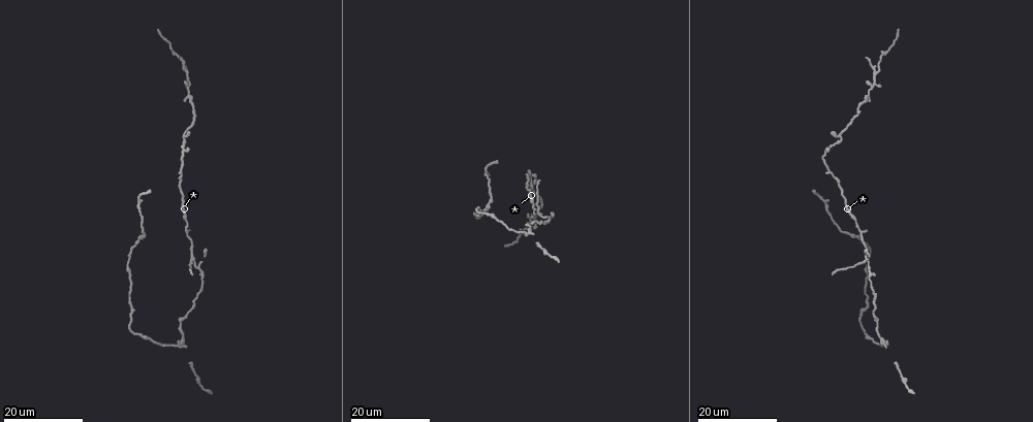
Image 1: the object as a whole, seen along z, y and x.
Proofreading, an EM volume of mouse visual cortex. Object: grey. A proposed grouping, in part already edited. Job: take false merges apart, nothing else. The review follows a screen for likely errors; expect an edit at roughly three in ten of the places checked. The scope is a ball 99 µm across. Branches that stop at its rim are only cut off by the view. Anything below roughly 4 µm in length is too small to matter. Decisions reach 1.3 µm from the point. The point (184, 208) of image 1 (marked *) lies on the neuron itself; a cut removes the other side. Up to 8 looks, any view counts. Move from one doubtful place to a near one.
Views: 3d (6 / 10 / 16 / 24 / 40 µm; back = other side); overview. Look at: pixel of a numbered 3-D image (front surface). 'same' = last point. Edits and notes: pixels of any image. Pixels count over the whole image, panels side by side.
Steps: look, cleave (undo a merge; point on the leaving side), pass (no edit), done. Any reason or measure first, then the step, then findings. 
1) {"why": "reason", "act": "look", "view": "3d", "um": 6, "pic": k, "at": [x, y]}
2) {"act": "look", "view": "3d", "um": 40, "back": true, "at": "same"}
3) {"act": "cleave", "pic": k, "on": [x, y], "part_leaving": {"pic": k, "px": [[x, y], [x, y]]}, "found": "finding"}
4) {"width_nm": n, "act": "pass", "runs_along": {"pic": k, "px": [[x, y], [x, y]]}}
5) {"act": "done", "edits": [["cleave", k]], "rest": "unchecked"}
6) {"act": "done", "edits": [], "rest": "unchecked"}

{"why": "arms part here", "act": "look", "view": "3d", "um": 24, "pic": 1, "at": [186, 74]}

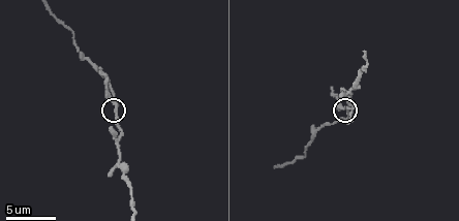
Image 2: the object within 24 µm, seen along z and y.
{"act": "look", "view": "3d", "um": 10, "pic": 2, "at": [115, 109]}

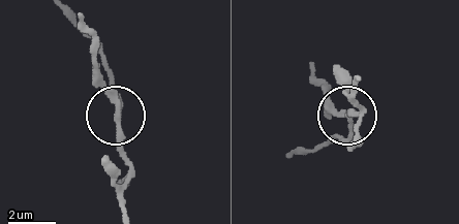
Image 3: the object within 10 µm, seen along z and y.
{"side_arm_um": 6, "act": "cleave", "pic": 3, "on": [111, 93], "part_leaving": {"pic": 3, "px": [[115, 123], [115, 101], [101, 77], [95, 41], [80, 18]]}, "found": "a second neuron is stuck on"}

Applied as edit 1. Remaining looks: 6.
{"why": "three arms meet", "act": "look", "view": "3d", "um": 10, "pic": 2, "at": [349, 93]}

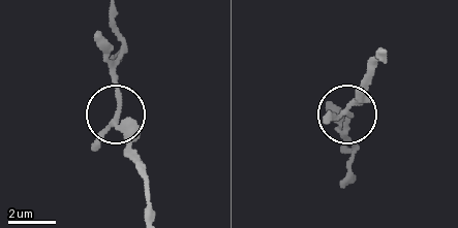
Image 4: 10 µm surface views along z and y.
{"act": "look", "view": "3d", "um": 10, "back": true, "pic": 4, "at": [349, 112]}

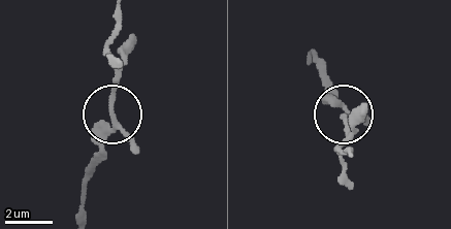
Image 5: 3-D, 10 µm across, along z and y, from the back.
{"arms": 3, "act": "pass", "found": "continuous, no second neuron"}

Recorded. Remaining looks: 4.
{"why": "sudden change in width", "act": "look", "view": "3d", "um": 24, "pic": 1, "at": [183, 151]}

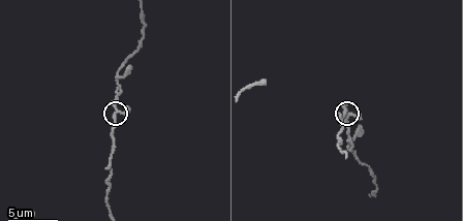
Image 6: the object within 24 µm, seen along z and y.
{"act": "look", "view": "3d", "um": 6, "pic": 6, "at": [115, 113]}

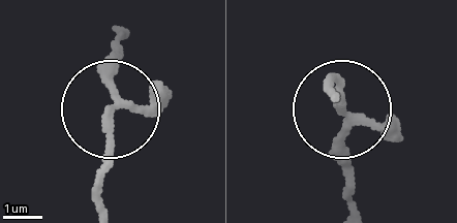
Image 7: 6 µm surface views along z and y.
{"act": "look", "view": "3d", "um": 6, "back": true, "pic": 7, "at": [113, 107]}

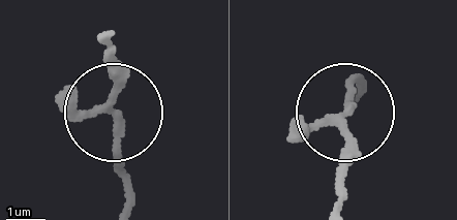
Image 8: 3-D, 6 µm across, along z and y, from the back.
{"width_nm": 170, "act": "pass", "found": "one neuron here"}

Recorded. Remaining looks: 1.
{"act": "done", "edits": [["cleave", 3]], "rest": "unchecked"}

